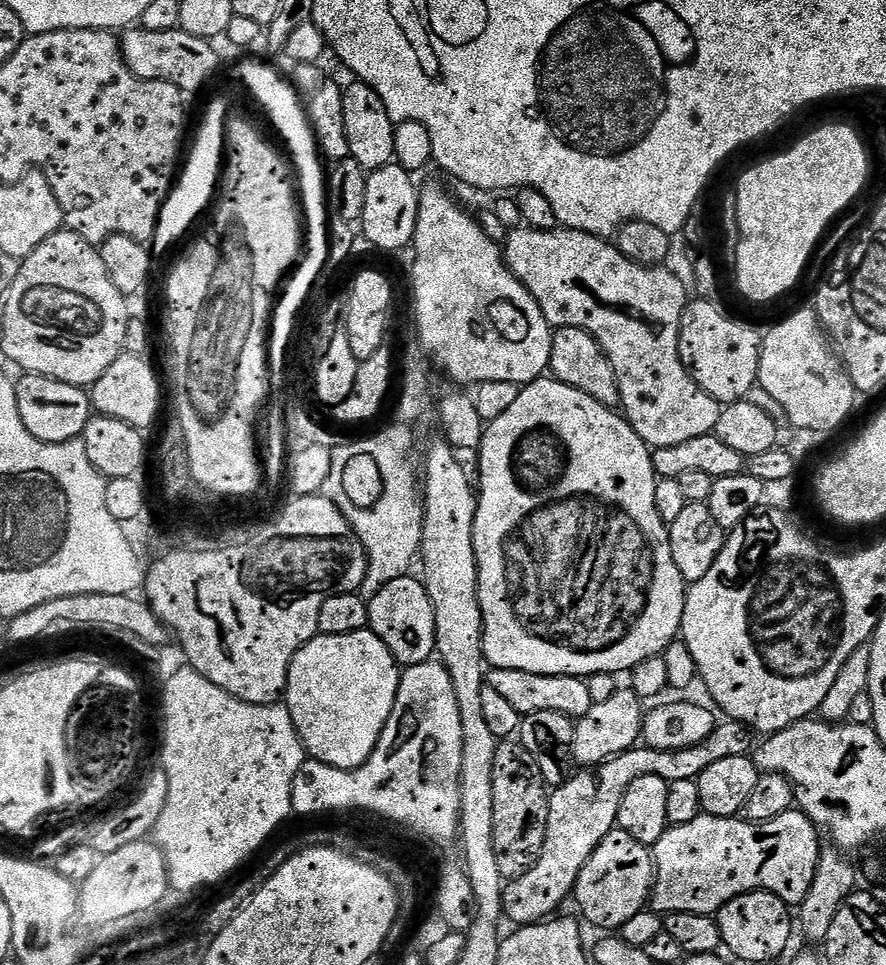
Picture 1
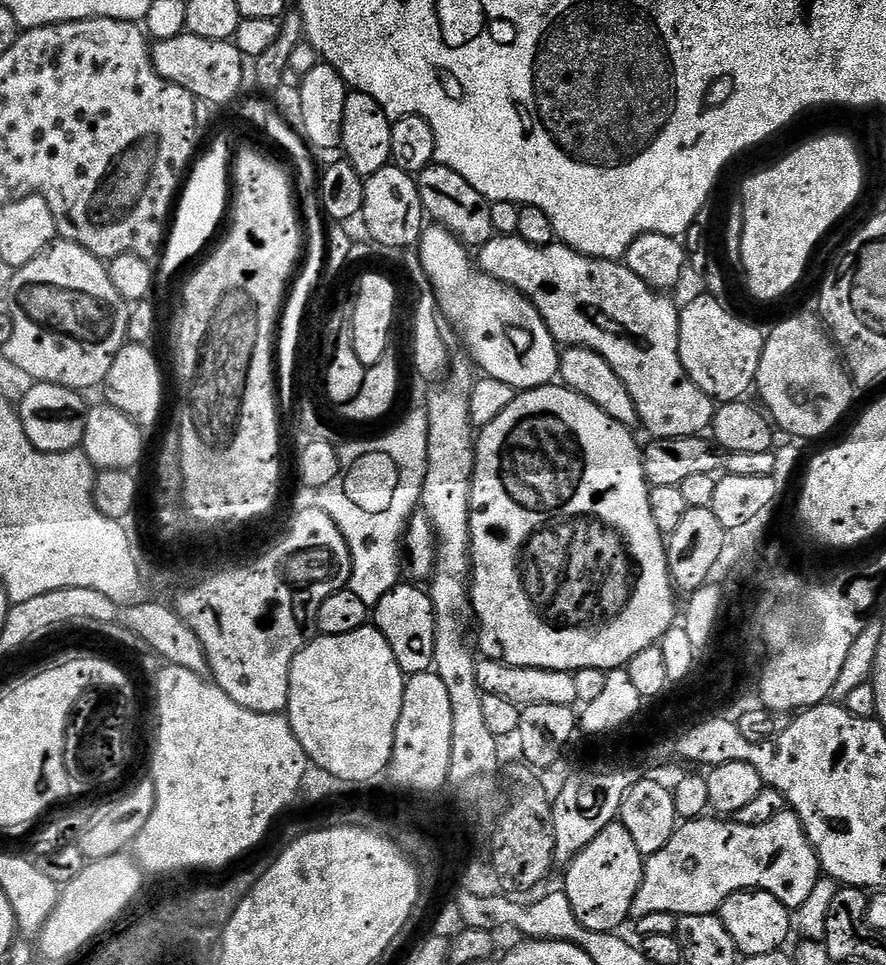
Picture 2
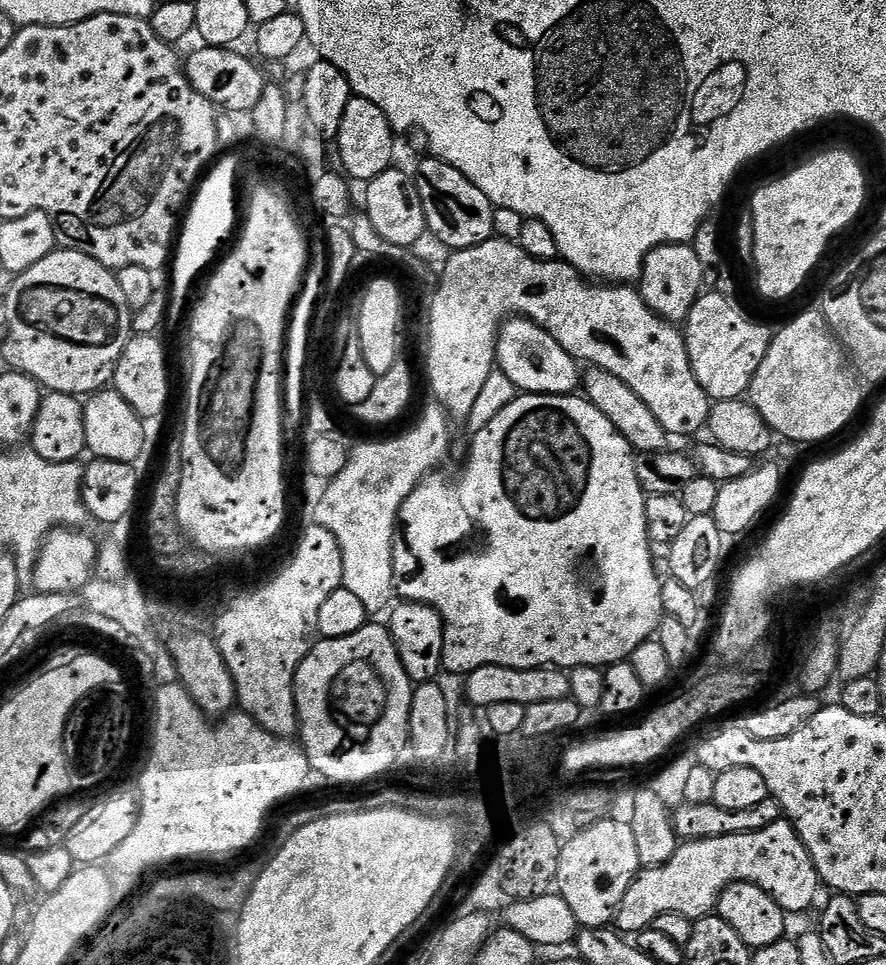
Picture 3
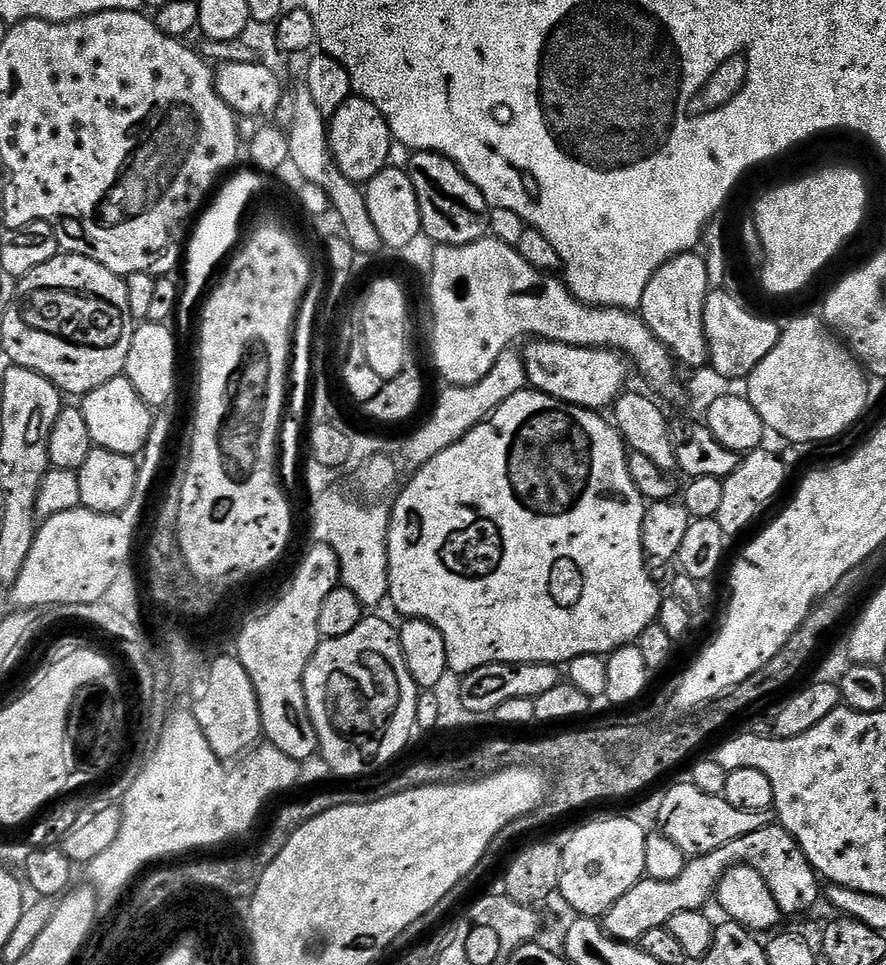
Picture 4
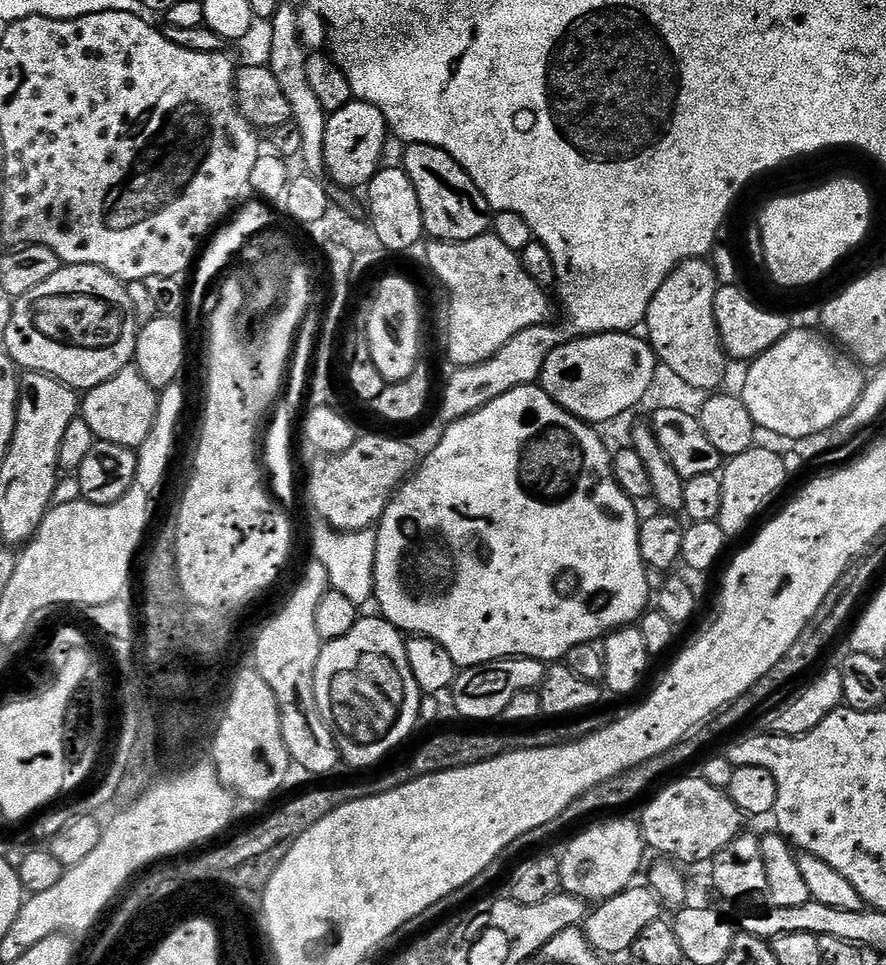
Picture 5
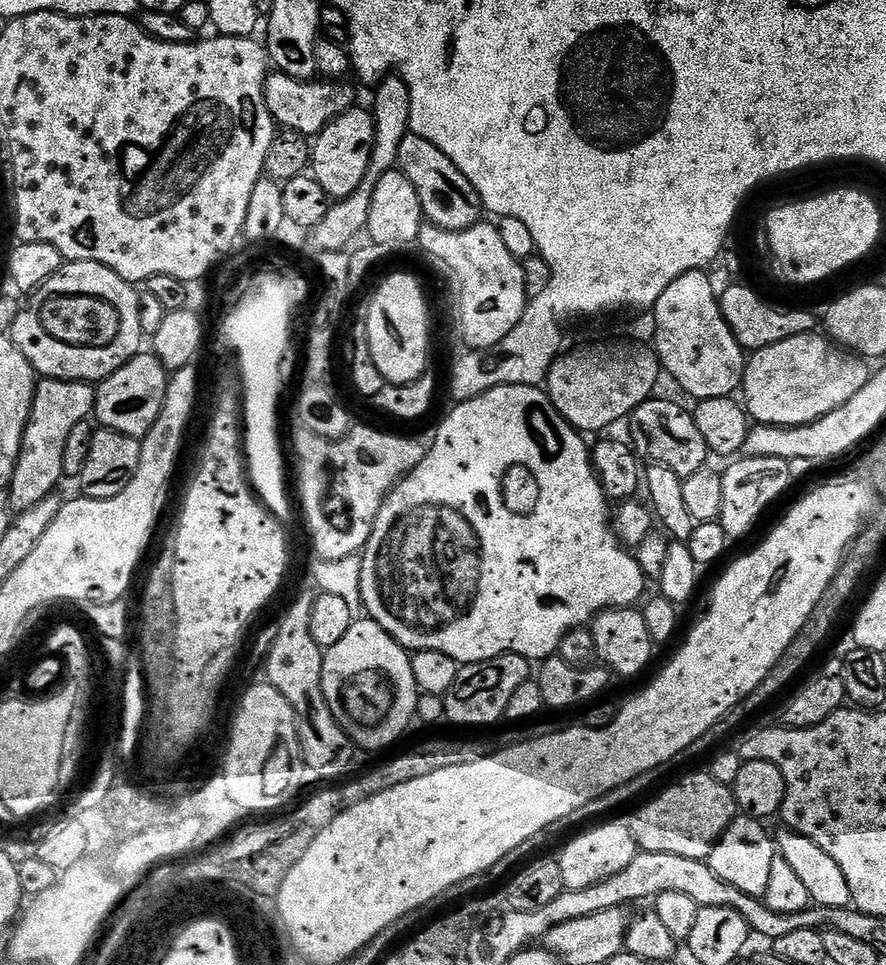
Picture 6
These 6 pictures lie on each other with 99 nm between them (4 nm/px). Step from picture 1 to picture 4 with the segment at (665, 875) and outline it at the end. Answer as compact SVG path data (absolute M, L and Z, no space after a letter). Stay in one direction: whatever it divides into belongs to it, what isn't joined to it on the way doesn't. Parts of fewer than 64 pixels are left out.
M772 822L762 830L754 830L754 834L746 834L746 838L734 838L734 842L722 846L722 850L714 850L705 856L689 859L685 863L682 874L678 874L678 878L673 880L650 880L647 878L640 880L630 890L626 890L626 894L622 894L622 898L618 898L618 902L614 902L614 906L610 906L610 910L602 918L603 926L608 931L608 935L613 936L615 940L638 942L642 938L642 934L646 934L646 930L665 927L668 920L674 918L674 914L682 914L682 910L701 911L705 907L704 903L715 897L718 882L724 877L726 870L733 868L736 864L745 864L758 870L758 874L762 874L766 886L770 886L770 890L778 902L781 913L788 915L789 912L790 915L796 916L799 912L808 912L815 906L819 896L821 899L821 877L812 869L812 863L806 858L806 854L798 846L796 839L785 828L780 827L779 823Z

